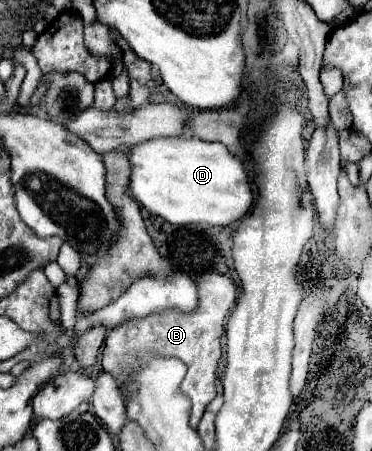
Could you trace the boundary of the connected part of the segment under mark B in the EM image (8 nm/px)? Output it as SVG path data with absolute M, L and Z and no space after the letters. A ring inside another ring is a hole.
M207 272L195 278L195 284L199 292L199 304L193 312L165 310L165 312L149 314L145 318L127 320L117 328L109 330L101 356L103 370L113 374L117 380L125 380L127 374L133 372L145 360L145 352L155 352L161 356L173 356L183 360L187 364L187 376L181 382L181 392L191 398L193 428L197 428L207 404L217 394L215 380L217 380L217 366L221 358L221 336L223 336L225 318L235 302L233 282L219 272Z

